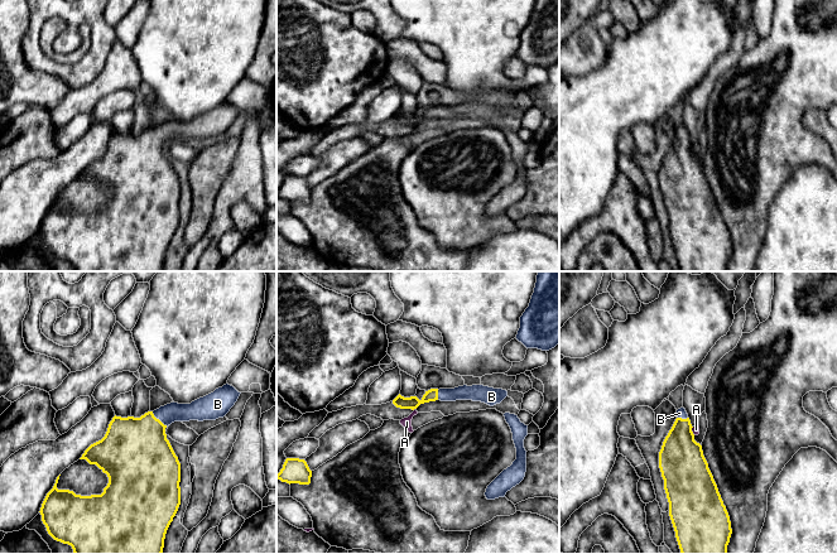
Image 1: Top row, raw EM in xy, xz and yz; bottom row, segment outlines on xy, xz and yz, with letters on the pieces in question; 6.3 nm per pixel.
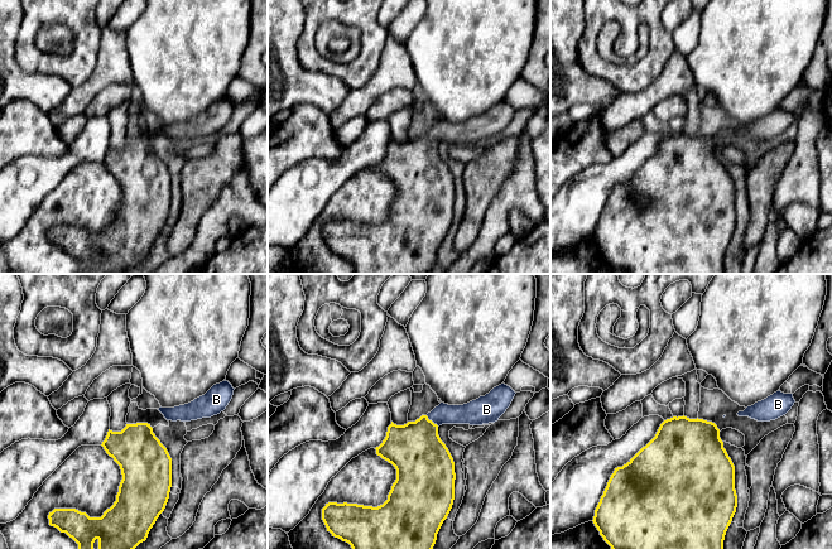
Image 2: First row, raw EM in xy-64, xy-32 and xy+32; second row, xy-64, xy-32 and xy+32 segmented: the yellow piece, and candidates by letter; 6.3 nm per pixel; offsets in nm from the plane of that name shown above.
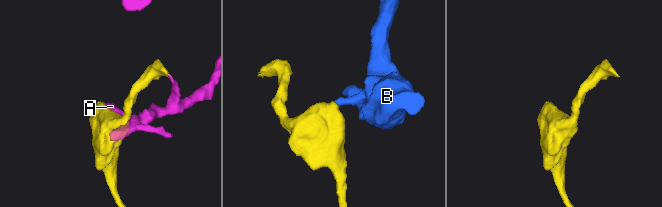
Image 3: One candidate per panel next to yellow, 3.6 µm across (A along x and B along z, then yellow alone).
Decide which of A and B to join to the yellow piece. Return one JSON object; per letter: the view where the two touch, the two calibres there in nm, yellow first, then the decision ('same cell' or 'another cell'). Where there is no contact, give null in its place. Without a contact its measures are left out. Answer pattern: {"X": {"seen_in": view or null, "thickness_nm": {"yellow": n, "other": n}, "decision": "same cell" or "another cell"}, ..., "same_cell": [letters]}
{"A": {"seen_in": "yz", "thickness_nm": {"yellow": 300, "other": 50}, "decision": "another cell"}, "B": {"seen_in": "xy", "thickness_nm": {"yellow": 440, "other": 120}, "decision": "same cell"}, "same_cell": ["B"]}

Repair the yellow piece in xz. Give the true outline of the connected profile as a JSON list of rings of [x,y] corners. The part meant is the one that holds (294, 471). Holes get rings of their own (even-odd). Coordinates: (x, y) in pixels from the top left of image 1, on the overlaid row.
[[[287,458],[276,478],[287,483],[309,485],[312,471],[307,462],[299,458]]]

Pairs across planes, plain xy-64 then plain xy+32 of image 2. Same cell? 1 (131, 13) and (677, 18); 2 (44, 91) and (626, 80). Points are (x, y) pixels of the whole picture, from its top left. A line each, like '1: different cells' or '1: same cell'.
1: different cells
2: different cells

